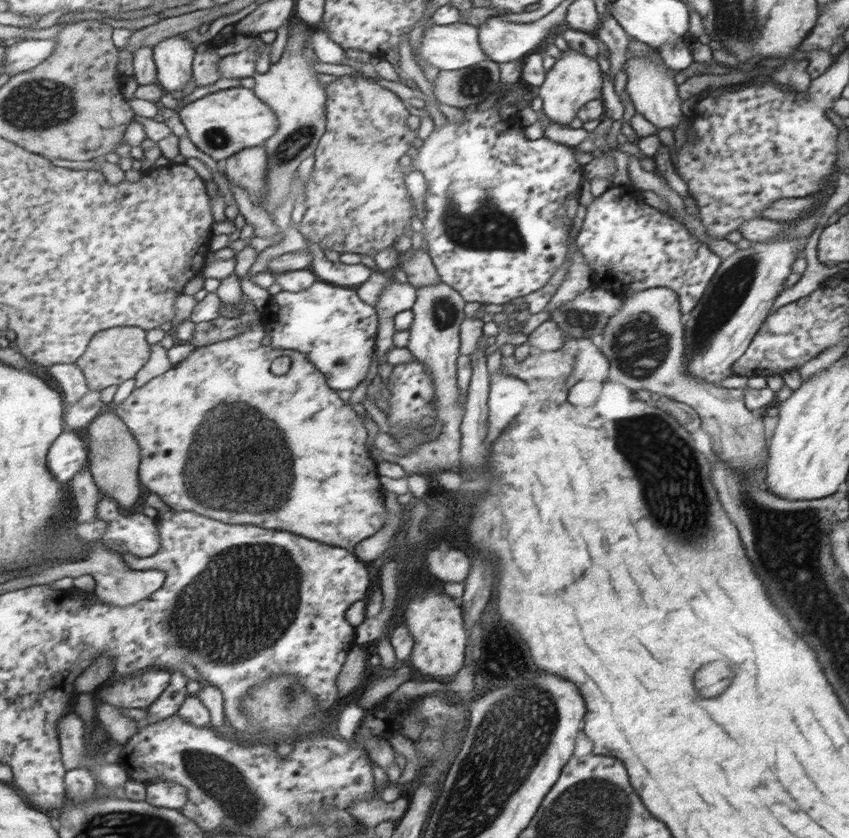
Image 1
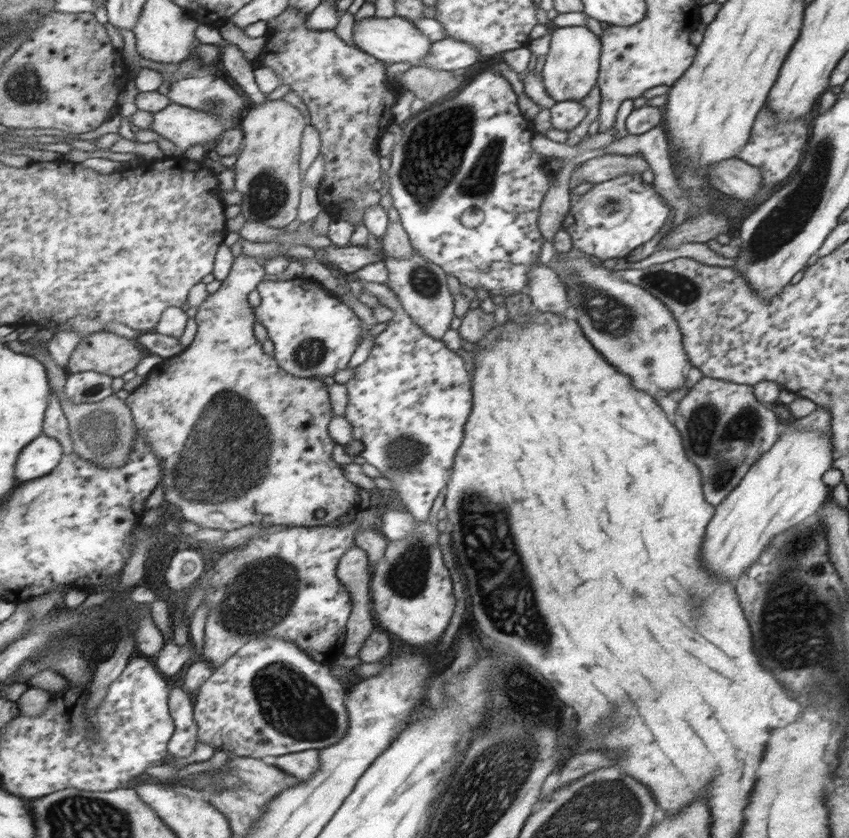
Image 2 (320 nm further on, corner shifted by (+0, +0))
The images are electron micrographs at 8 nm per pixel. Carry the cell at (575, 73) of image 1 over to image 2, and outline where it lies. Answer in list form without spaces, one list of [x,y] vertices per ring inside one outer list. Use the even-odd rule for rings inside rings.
[[[585,25],[551,28],[548,51],[544,54],[545,62],[540,72],[547,99],[552,102],[564,100],[577,101],[583,98],[595,84],[597,60],[599,58],[599,40],[591,34]]]

